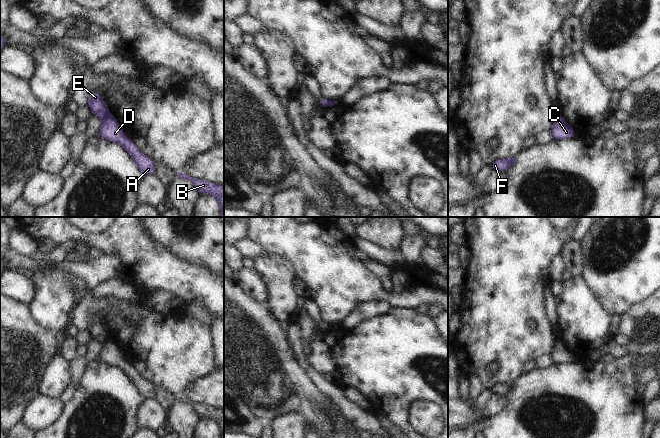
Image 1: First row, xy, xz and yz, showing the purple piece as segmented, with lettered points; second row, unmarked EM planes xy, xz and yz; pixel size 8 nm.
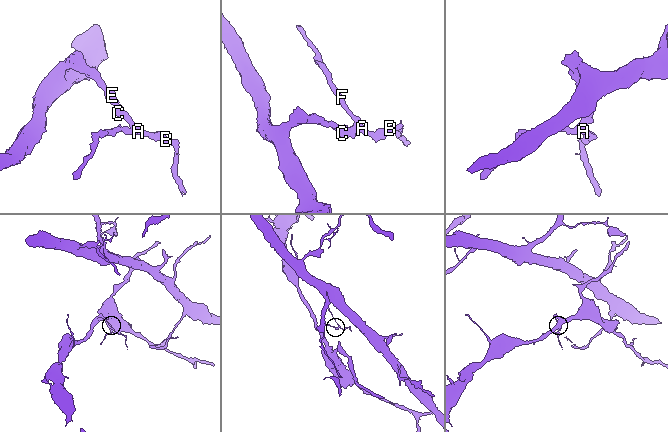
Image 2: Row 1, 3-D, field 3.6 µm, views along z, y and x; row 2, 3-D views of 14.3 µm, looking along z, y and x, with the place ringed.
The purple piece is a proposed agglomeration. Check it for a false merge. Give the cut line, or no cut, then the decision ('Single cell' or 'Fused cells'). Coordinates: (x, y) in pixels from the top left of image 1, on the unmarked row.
Split along xy (108, 337), (102, 344). Fused cells.

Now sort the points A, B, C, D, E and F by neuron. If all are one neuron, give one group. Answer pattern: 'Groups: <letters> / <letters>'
Groups: A B C D F / E.

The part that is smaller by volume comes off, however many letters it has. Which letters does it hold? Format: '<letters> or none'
A, B, C, D, F

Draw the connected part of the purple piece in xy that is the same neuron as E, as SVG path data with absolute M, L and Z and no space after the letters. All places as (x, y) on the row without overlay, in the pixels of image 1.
M92 315L88 321L88 329L91 337L100 343L105 343L110 337L109 331L102 323L102 319L98 315Z

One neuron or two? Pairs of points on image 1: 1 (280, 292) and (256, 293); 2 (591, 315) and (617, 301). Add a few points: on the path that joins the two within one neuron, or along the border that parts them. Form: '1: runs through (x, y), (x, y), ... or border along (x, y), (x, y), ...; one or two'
1: border along (257, 271), (265, 285), (267, 305); two
2: border along (590, 289), (601, 305), (614, 314); two

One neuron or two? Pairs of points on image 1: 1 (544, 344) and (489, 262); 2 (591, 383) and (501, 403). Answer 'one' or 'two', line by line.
1: one
2: two

